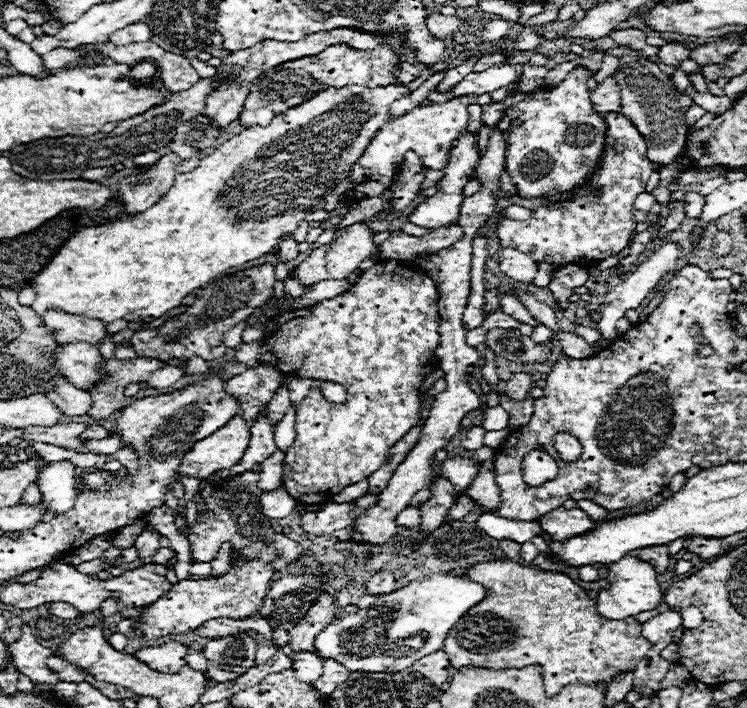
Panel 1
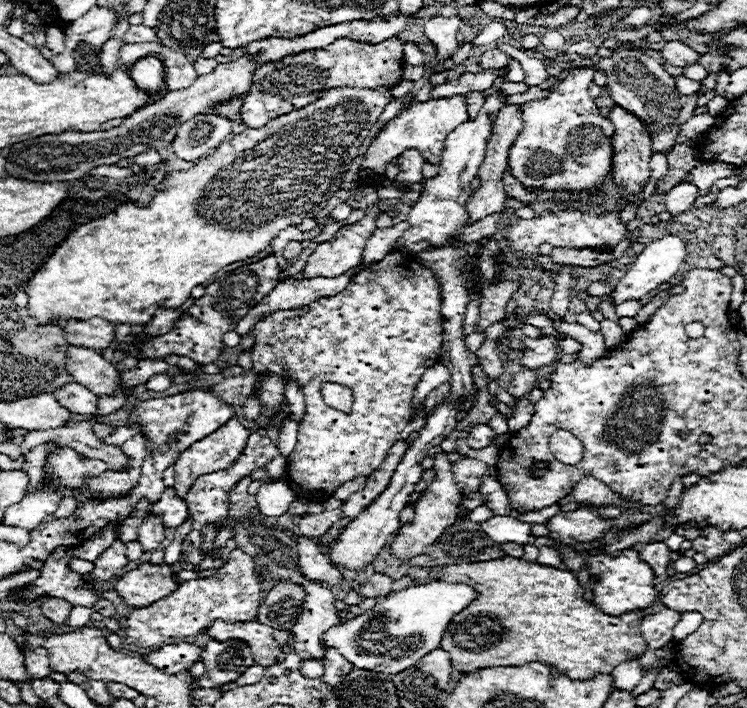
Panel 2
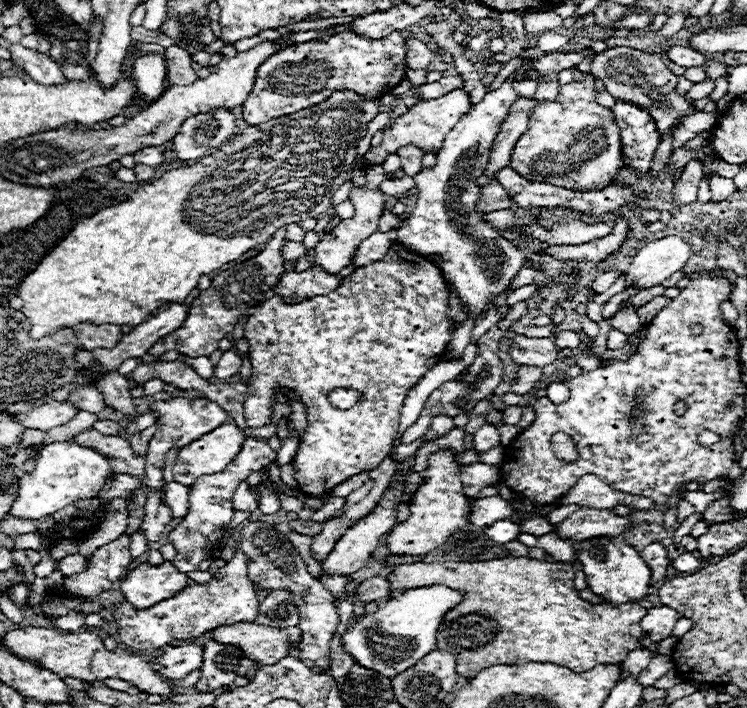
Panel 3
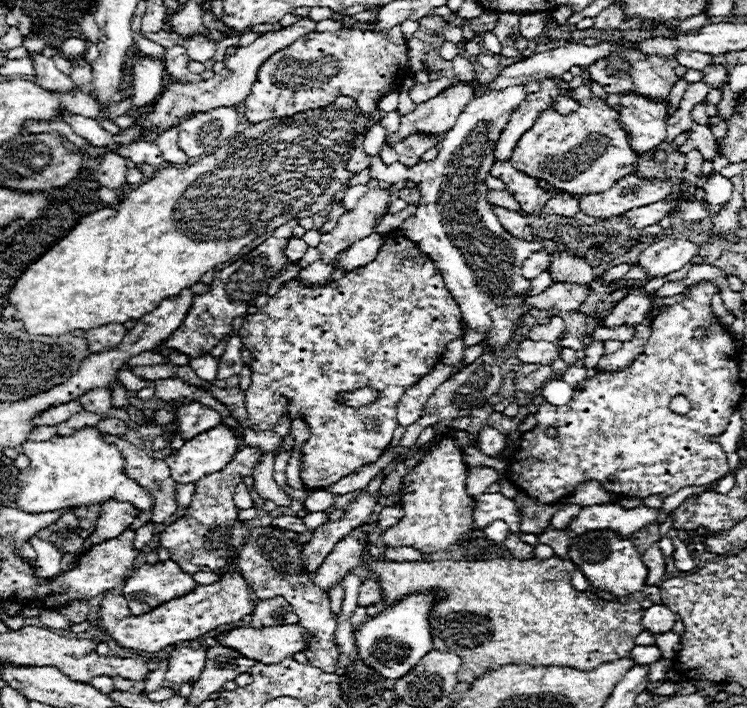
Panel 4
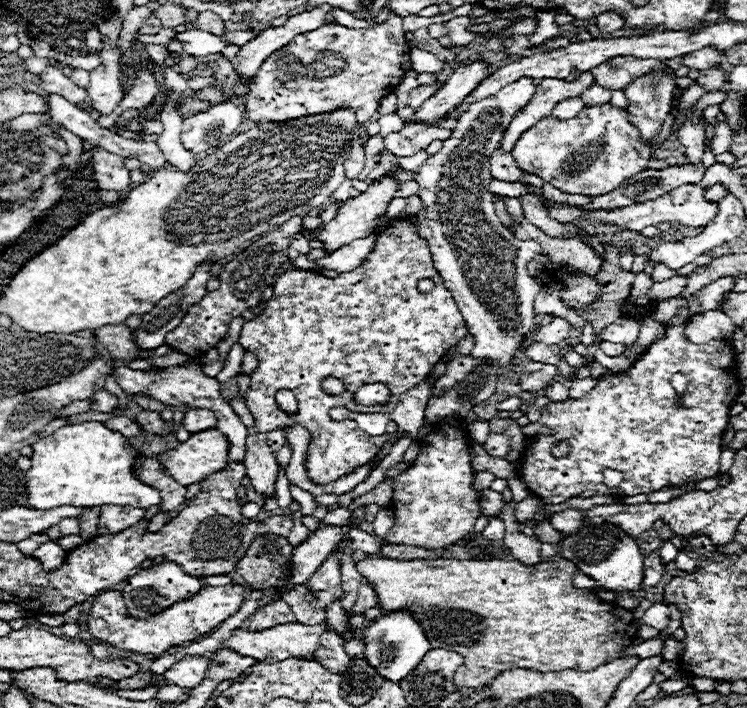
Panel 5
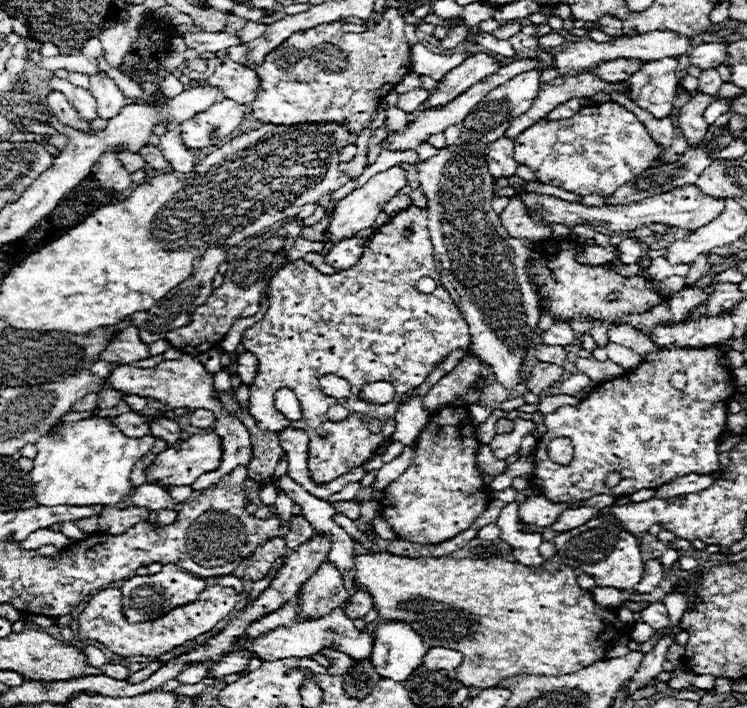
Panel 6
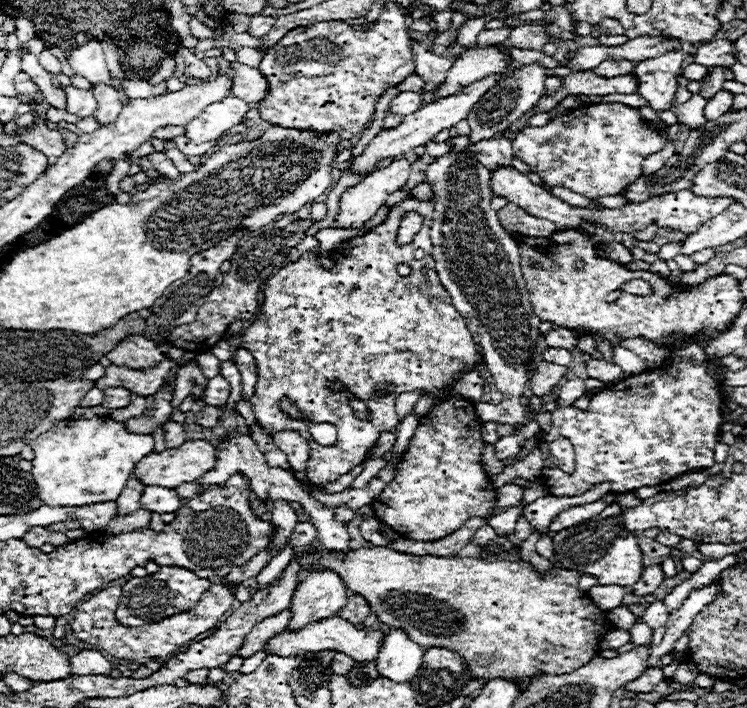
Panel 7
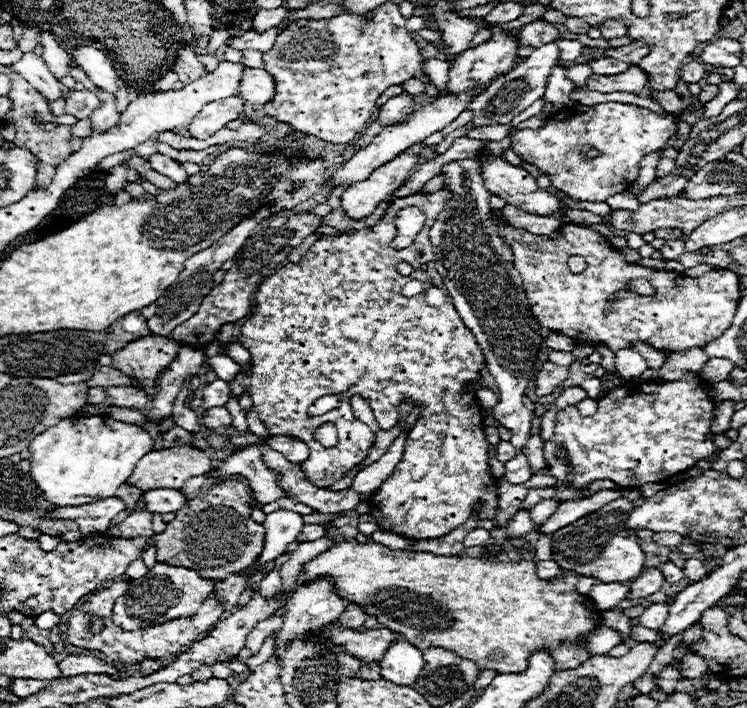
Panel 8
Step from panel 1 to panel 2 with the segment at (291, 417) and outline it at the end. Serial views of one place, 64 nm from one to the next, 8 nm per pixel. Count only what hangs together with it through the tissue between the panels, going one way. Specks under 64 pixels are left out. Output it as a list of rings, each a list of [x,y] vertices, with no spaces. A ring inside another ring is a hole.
[[[286,420],[286,422],[284,422],[284,428],[282,428],[280,436],[278,436],[280,456],[288,458],[288,456],[292,454],[294,446],[296,446],[296,442],[298,442],[298,424],[296,424],[294,420]]]

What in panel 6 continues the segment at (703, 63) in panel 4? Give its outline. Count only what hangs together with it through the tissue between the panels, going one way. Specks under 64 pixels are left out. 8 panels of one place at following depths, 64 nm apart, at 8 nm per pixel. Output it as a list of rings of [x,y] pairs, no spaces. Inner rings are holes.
[[[710,42],[710,44],[698,44],[690,52],[690,64],[698,66],[702,70],[716,68],[720,64],[728,64],[728,44],[726,42]]]

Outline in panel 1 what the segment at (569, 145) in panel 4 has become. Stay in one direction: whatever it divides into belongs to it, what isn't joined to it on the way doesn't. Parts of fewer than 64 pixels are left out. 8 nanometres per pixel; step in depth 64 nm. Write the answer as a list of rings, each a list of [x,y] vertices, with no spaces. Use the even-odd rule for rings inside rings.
[[[576,68],[558,86],[534,90],[532,98],[510,106],[504,118],[500,120],[498,126],[502,130],[510,126],[510,120],[514,118],[522,120],[518,128],[512,128],[508,136],[508,148],[506,148],[506,172],[512,176],[518,188],[518,194],[522,198],[552,196],[566,190],[574,190],[582,186],[590,178],[590,172],[594,172],[594,168],[598,166],[598,160],[602,158],[604,142],[606,142],[606,122],[598,112],[594,112],[594,106],[590,102],[590,90],[586,86],[590,76],[592,72],[588,68]]]

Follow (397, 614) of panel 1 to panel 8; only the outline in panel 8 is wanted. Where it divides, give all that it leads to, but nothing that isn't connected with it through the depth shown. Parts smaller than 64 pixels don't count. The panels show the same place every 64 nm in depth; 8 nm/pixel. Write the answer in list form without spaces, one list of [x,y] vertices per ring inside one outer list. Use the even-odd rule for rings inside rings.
[[[392,642],[384,660],[380,662],[380,674],[394,684],[414,684],[424,668],[422,650],[410,642]]]

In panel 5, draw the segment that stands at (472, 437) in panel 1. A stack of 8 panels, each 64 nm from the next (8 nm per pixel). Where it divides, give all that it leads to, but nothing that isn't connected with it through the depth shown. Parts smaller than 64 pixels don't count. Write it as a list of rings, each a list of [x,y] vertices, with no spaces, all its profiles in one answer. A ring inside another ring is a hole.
[[[490,432],[488,440],[484,442],[484,448],[496,458],[504,458],[510,452],[510,440],[506,436],[502,436],[502,434]]]

